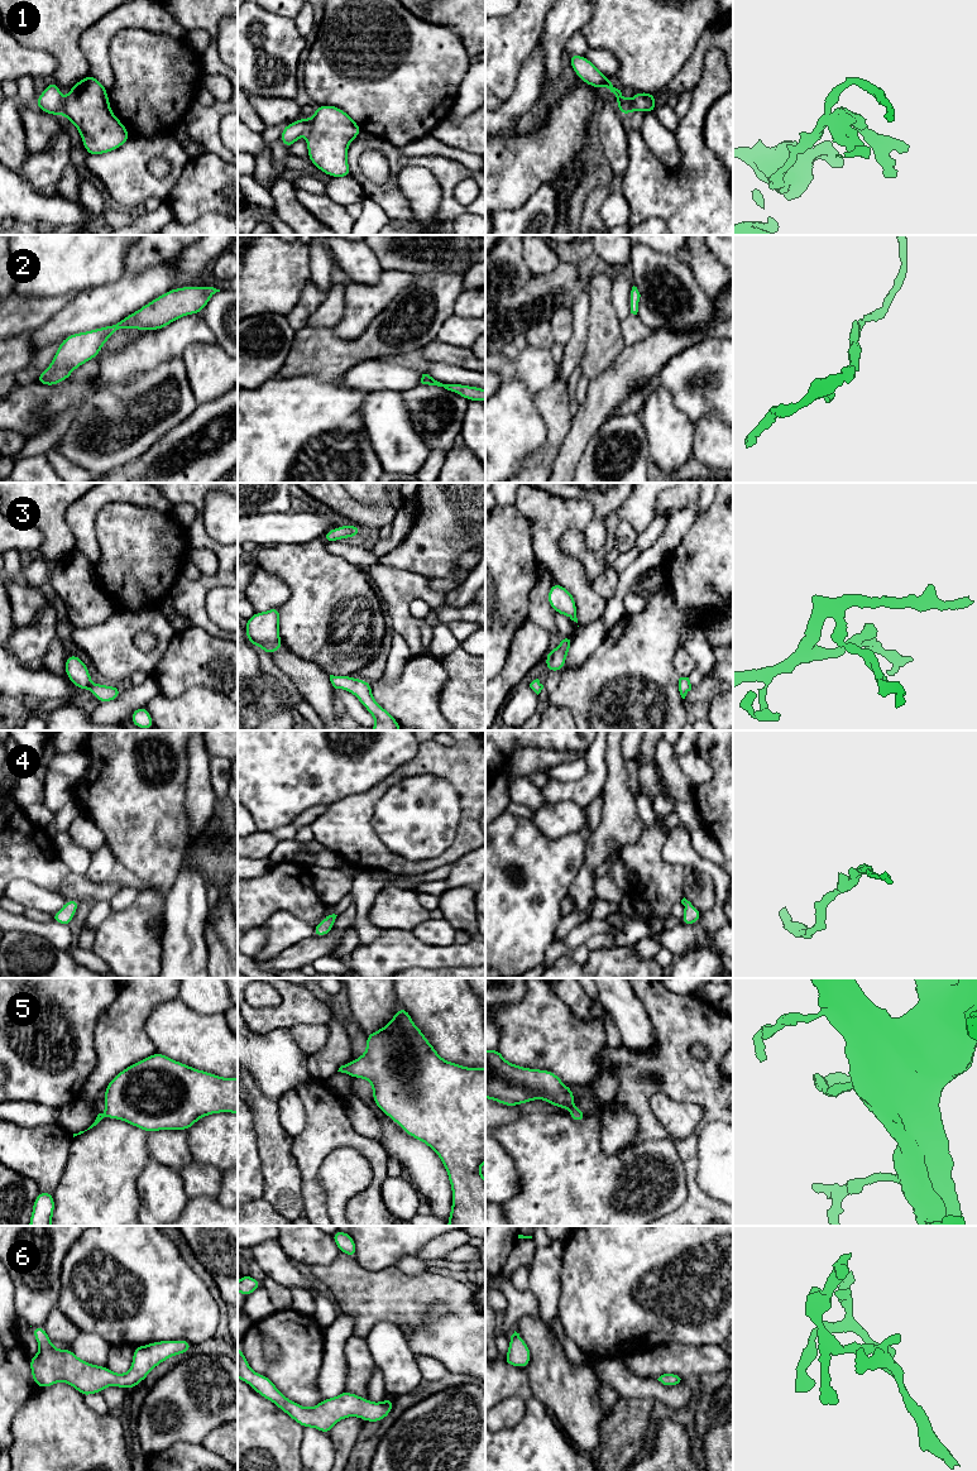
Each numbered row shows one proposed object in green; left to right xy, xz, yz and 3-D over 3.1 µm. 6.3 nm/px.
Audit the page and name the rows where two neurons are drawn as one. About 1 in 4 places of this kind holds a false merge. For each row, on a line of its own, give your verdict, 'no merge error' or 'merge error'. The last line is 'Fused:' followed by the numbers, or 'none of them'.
1: merge error
2: no merge error
3: no merge error
4: no merge error
5: no merge error
6: no merge error
Fused: 1

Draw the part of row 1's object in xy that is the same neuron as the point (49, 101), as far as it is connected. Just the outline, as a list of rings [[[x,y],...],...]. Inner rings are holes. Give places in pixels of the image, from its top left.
[[[51,81],[43,94],[37,97],[37,107],[51,115],[61,115],[61,106],[59,86]]]

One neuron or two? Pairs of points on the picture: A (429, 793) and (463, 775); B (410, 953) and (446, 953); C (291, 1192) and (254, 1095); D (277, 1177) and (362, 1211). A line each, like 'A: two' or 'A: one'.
A: two
B: one
C: one
D: two

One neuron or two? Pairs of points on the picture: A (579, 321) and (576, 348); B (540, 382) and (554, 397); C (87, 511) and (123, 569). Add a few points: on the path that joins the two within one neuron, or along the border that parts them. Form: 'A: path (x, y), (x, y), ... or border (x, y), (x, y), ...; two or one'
A: path (579, 327), (578, 341); one
B: border (556, 363), (552, 381), (534, 399); two
C: border (114, 502), (96, 514), (101, 555); two

